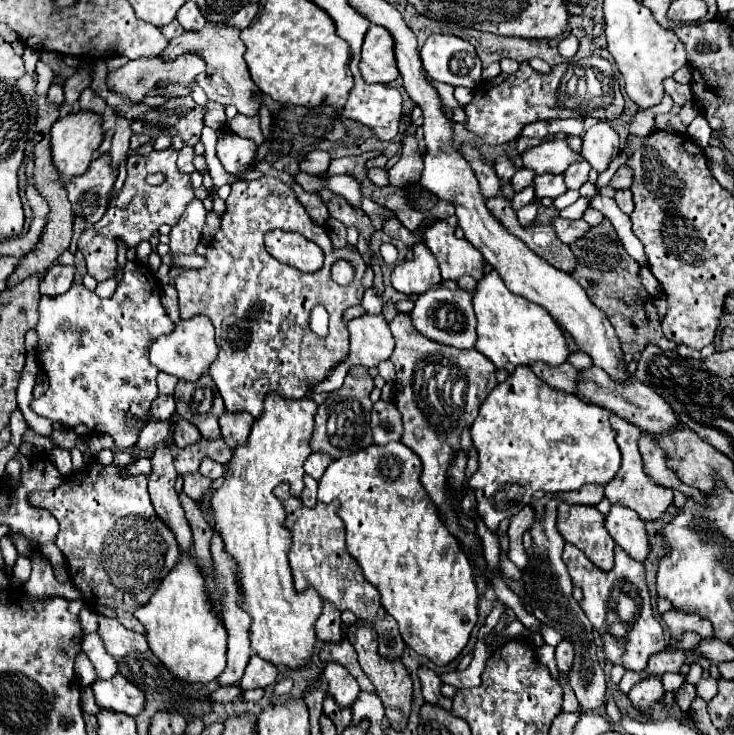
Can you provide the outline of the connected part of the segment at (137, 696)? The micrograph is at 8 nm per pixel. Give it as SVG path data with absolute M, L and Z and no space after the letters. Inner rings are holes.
M116 673L108 681L98 679L92 689L96 695L96 703L104 709L120 711L130 717L136 717L144 709L144 693L140 693L140 689L136 689L136 685L132 685L120 673Z

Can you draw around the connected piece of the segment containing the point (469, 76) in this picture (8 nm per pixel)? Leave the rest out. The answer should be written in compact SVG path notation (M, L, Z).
M430 35L420 49L424 71L430 79L452 87L474 89L480 83L482 63L474 47L456 35Z

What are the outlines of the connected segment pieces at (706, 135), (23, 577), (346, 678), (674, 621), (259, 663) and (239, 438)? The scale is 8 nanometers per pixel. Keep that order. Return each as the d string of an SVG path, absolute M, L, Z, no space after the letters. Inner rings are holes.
M698 113L698 117L688 125L688 131L686 133L700 147L708 147L708 141L712 137L712 129L710 129L710 125L708 125L708 121L706 121L706 117L702 113Z
M18 555L16 565L14 565L14 577L18 581L28 581L28 577L30 577L30 559L26 555Z
M326 663L322 679L328 685L328 693L334 695L336 703L342 705L342 707L350 707L360 693L360 687L356 685L356 679L342 665Z
M672 609L672 611L666 611L662 615L664 623L668 625L670 629L670 635L674 639L678 639L684 631L696 631L698 635L702 635L704 639L706 637L712 637L714 635L714 629L712 629L712 623L696 613L684 613L684 611L678 611L678 609Z
M258 655L250 657L250 663L244 671L242 677L242 691L246 689L254 689L254 687L266 687L266 685L274 685L276 683L276 675L278 669L274 665L268 665L268 661L260 659Z
M224 413L220 415L220 431L224 441L234 449L236 445L246 443L254 417L250 413Z

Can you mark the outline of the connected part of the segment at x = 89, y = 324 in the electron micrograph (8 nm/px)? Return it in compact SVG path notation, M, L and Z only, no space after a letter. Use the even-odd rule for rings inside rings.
M126 261L124 277L116 291L108 299L100 299L94 291L86 289L82 283L74 283L64 295L42 297L40 299L40 319L36 325L38 333L38 353L36 359L48 375L48 389L42 397L32 399L32 409L66 427L84 425L90 431L108 433L118 449L132 447L138 439L140 429L148 421L150 405L158 395L156 375L158 369L148 361L148 349L158 339L160 333L170 333L174 323L170 321L166 309L160 301L160 283L154 273L136 261ZM128 415L136 417L140 425L128 425Z

